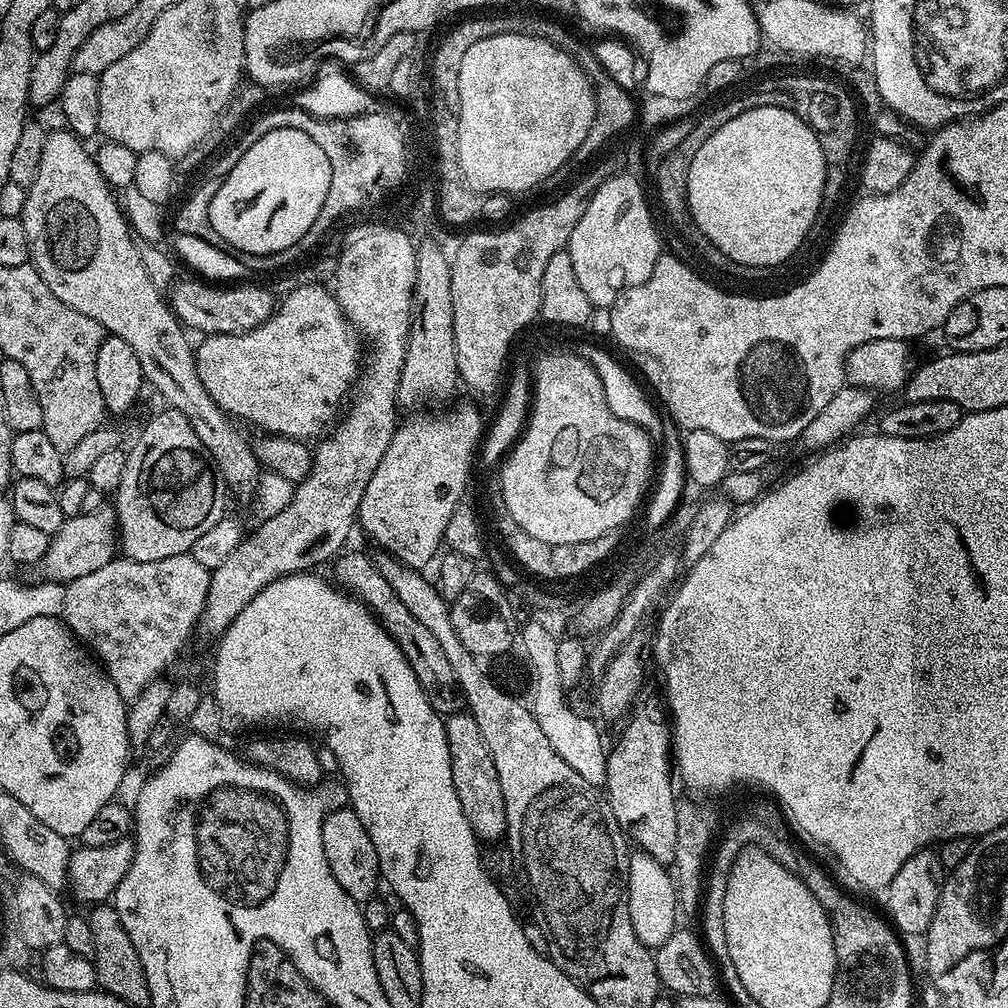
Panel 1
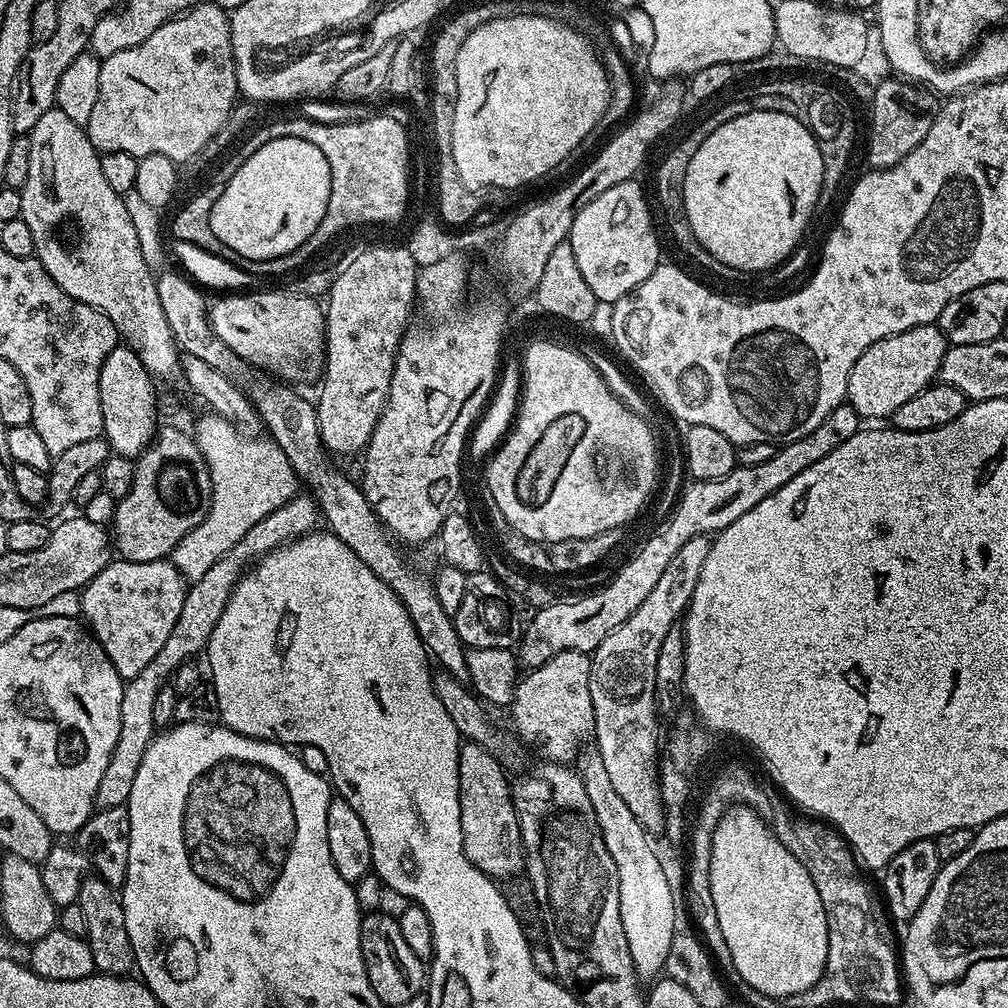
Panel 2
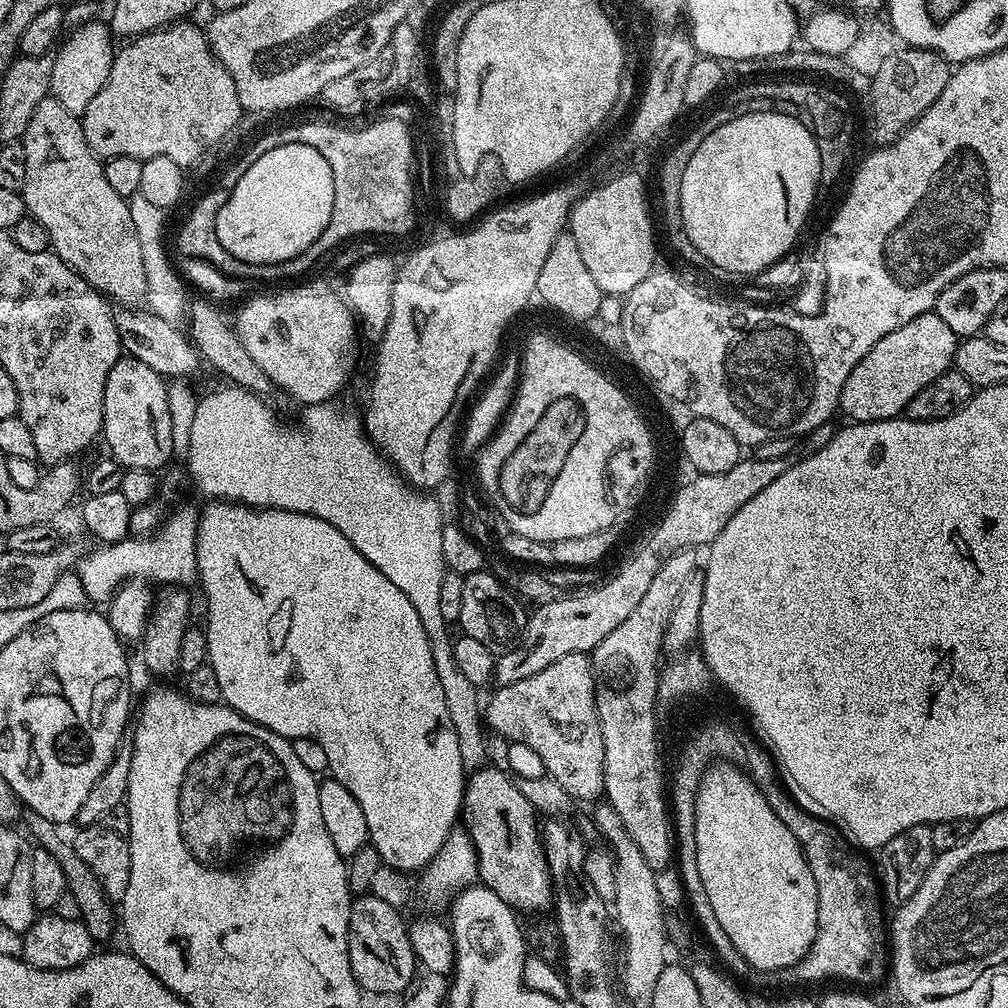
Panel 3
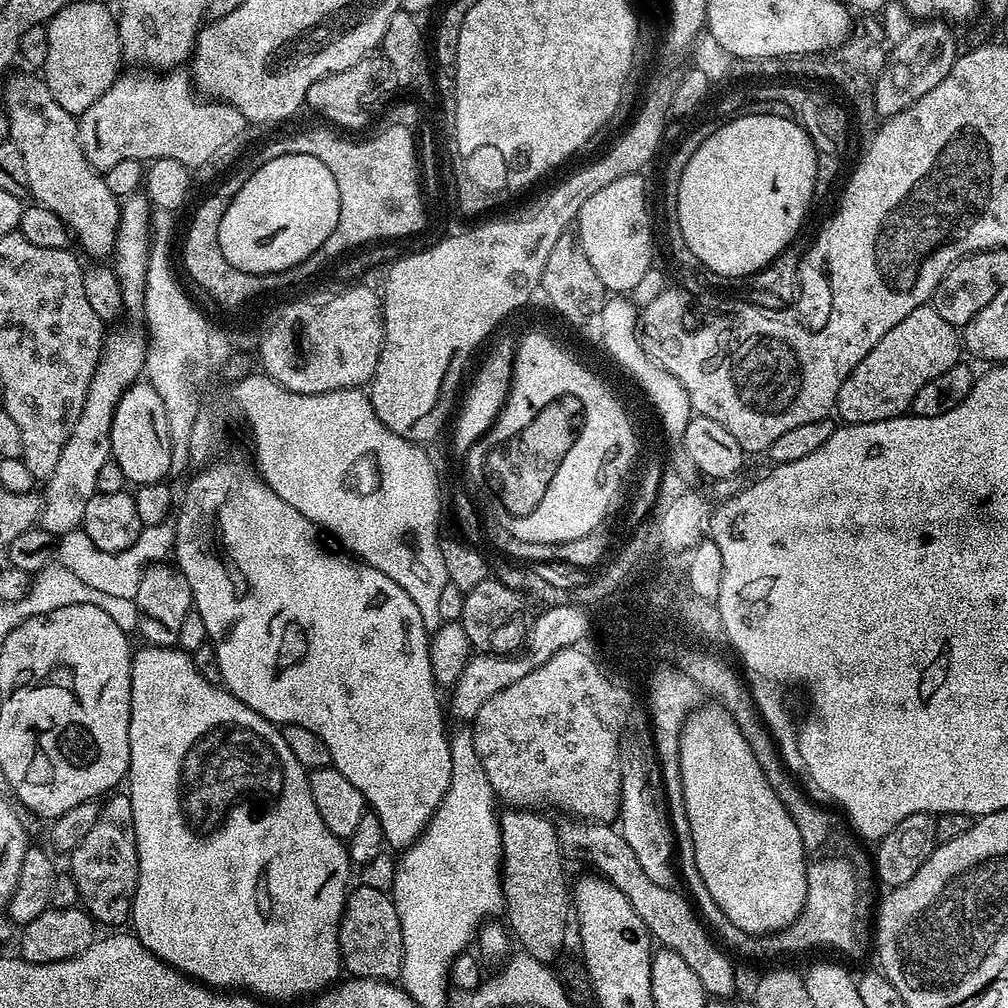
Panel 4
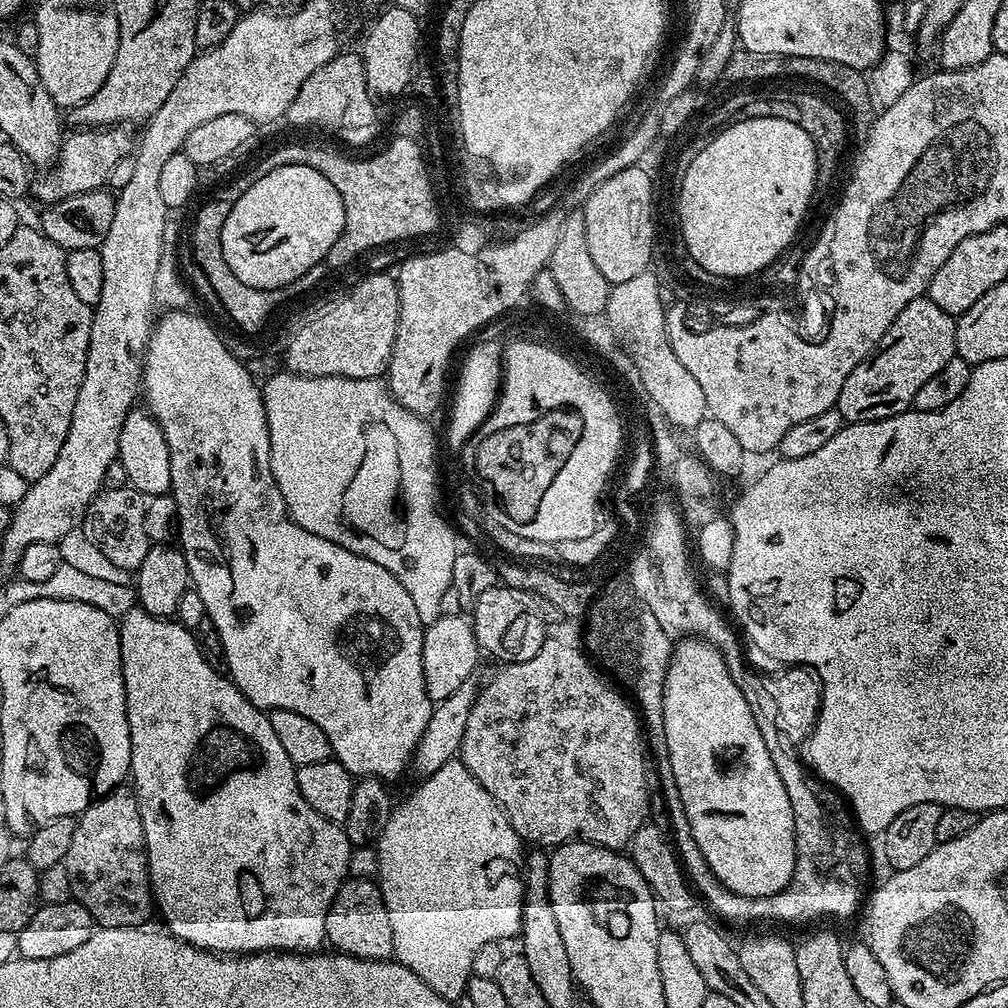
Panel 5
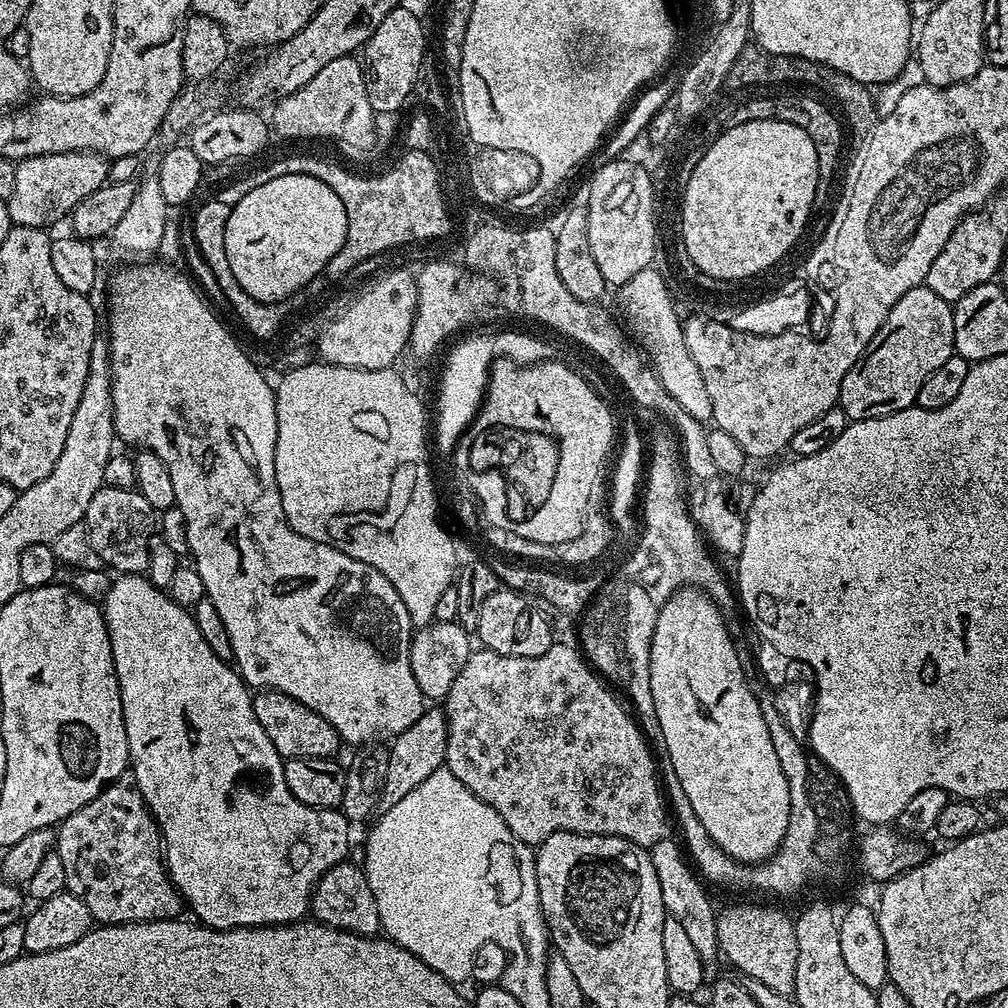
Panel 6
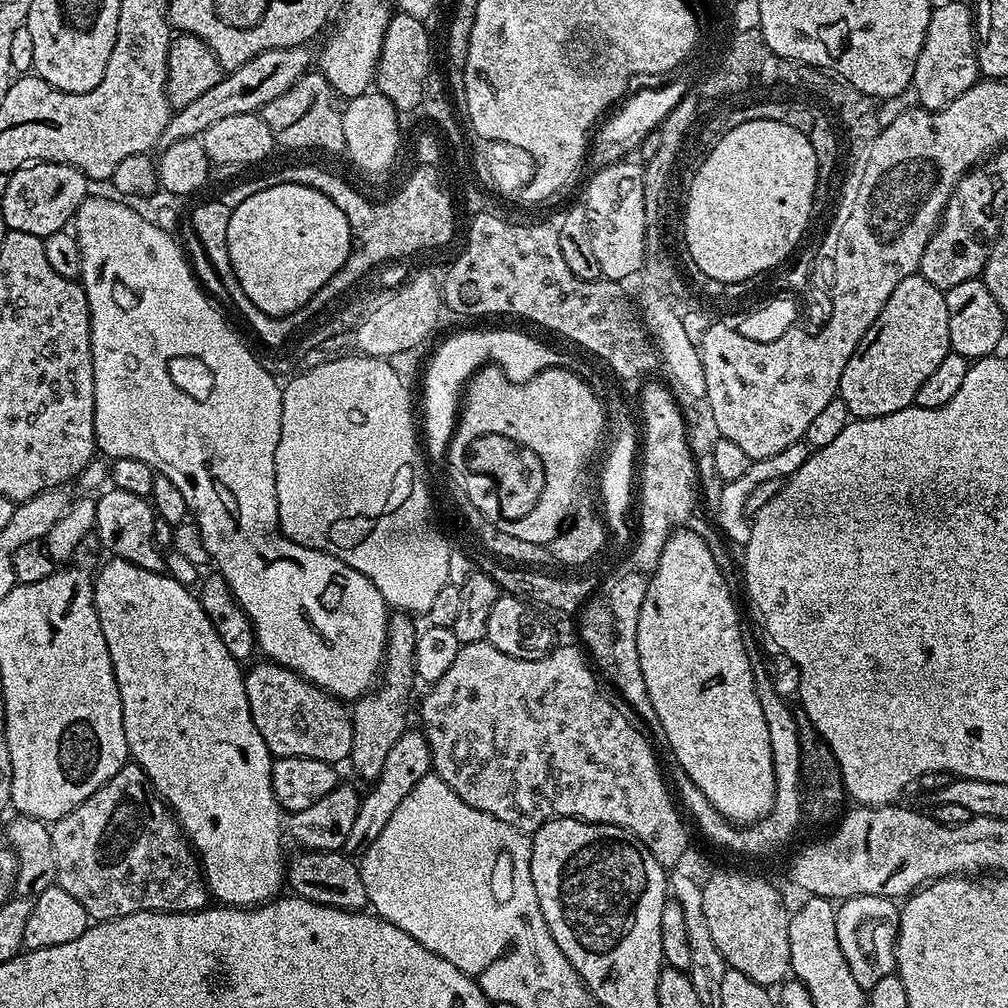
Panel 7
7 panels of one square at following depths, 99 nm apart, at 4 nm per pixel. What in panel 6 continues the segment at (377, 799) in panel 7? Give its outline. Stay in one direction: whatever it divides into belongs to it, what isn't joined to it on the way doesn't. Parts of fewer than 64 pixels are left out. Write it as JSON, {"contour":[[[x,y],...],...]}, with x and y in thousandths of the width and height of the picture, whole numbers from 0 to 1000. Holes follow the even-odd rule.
{"contour":[[[429,701],[417,709],[415,716],[411,716],[411,720],[403,720],[403,724],[399,724],[399,728],[390,730],[387,735],[383,780],[377,793],[377,806],[387,804],[387,800],[392,800],[398,792],[403,792],[403,788],[407,788],[407,784],[412,784],[418,776],[423,776],[423,772],[427,772],[427,768],[431,768],[431,764],[441,761],[444,711],[441,710],[439,701]]]}

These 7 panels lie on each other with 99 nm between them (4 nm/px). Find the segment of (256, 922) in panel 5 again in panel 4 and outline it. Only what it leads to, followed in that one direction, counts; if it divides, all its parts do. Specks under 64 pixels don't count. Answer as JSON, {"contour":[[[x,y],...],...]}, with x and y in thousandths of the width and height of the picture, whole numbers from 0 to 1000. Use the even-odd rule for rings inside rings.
{"contour":[[[153,639],[136,642],[131,648],[131,680],[129,681],[129,760],[125,771],[125,789],[129,792],[129,800],[133,804],[133,827],[135,828],[135,842],[137,843],[137,875],[135,876],[135,886],[131,892],[131,907],[129,910],[130,924],[141,935],[145,942],[149,942],[161,954],[165,954],[171,960],[175,960],[182,968],[189,968],[197,976],[205,976],[206,979],[215,982],[237,982],[239,985],[257,990],[259,993],[265,992],[294,992],[297,988],[313,989],[314,986],[330,979],[338,971],[339,957],[337,954],[337,936],[335,935],[335,923],[337,922],[337,912],[341,906],[341,894],[345,892],[347,876],[345,877],[345,843],[342,834],[336,833],[331,827],[327,827],[327,819],[319,815],[319,808],[315,808],[315,800],[312,800],[312,792],[308,788],[308,776],[306,766],[288,748],[288,740],[284,740],[282,727],[273,718],[269,718],[264,712],[260,712],[248,700],[244,700],[232,688],[221,681],[209,679],[197,668],[196,661],[191,652],[182,646],[182,644],[172,642],[159,642]]]}

